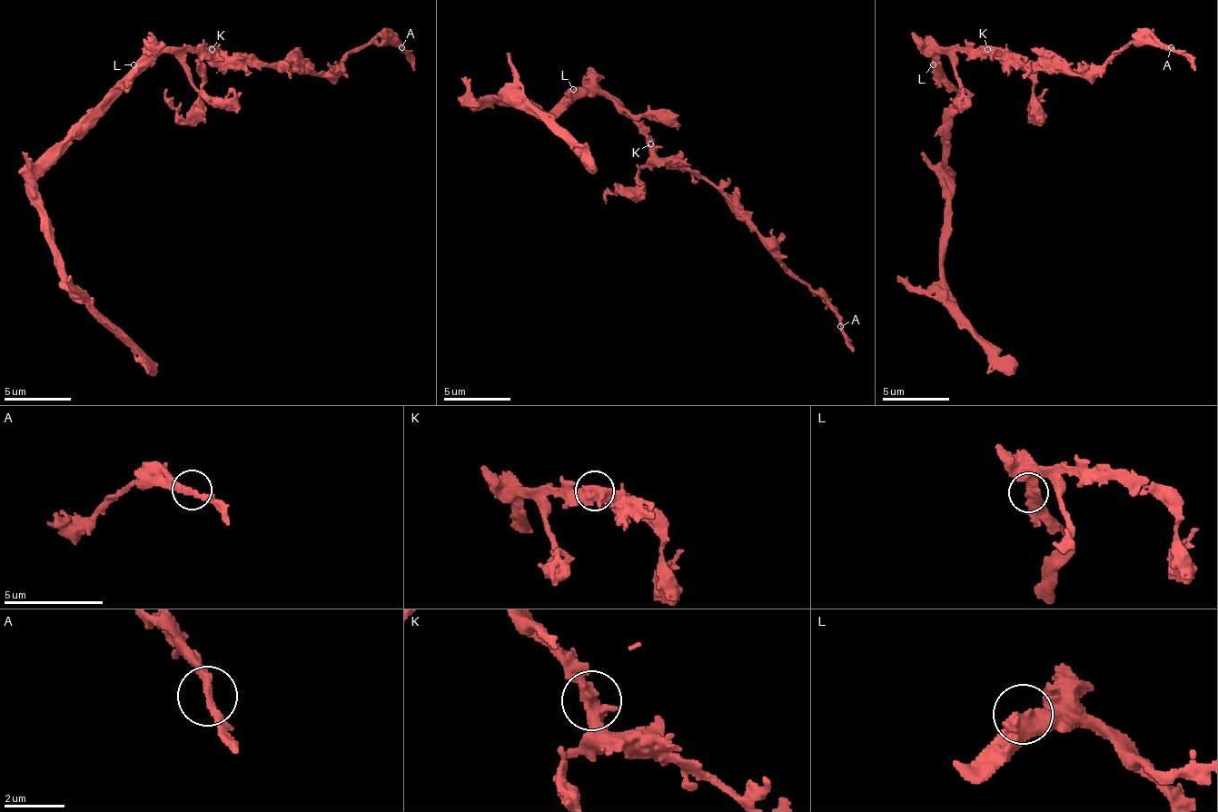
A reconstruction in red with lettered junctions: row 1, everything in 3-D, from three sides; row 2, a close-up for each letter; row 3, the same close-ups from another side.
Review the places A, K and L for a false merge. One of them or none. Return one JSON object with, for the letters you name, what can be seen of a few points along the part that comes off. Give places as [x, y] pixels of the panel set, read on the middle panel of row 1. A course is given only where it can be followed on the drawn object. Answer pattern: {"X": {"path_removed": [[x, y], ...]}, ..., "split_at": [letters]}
{"split_at": []}

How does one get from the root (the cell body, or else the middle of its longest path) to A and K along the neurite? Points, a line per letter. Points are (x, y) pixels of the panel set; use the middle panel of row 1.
A: (579, 95), (607, 95), (639, 129), (660, 159), (700, 173), (831, 307), (841, 327)
K: (579, 95), (607, 95), (650, 143)

